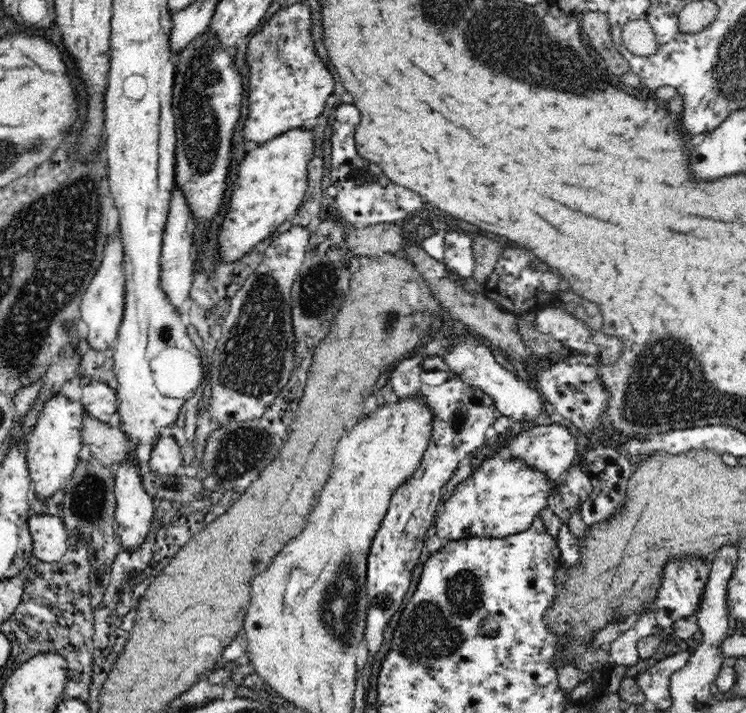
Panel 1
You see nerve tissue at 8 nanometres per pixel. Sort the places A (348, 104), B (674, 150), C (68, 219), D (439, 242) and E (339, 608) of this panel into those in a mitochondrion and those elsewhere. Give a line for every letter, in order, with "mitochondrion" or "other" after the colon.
A: other
B: other
C: mitochondrion
D: other
E: mitochondrion

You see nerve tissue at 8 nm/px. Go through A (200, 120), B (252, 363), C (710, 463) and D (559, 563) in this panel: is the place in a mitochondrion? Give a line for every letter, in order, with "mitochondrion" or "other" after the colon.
A: mitochondrion
B: mitochondrion
C: other
D: other

